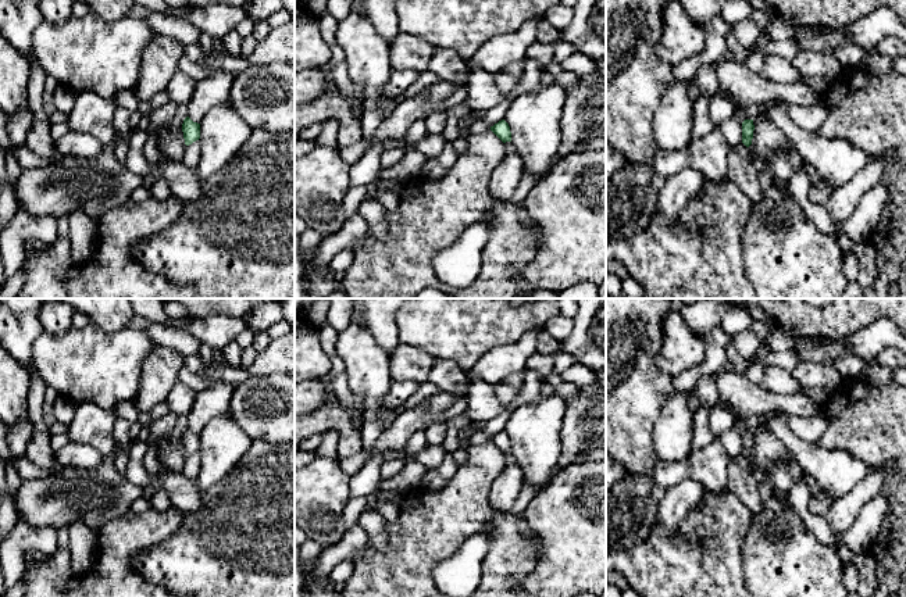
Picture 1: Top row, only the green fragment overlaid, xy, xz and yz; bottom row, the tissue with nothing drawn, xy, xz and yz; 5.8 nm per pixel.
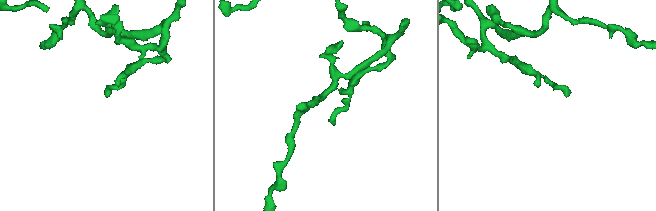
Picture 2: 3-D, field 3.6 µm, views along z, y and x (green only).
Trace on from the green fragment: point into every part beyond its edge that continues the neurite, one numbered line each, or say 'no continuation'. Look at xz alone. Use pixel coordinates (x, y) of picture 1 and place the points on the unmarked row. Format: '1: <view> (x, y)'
no continuation

